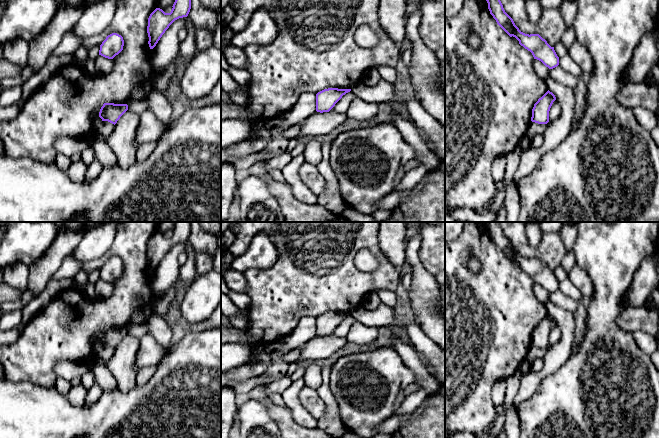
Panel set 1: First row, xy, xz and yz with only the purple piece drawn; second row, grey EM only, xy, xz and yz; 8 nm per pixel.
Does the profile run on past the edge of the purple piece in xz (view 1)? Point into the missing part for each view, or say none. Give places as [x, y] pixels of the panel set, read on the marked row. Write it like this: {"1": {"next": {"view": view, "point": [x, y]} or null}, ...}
{"1": {"next": null}}

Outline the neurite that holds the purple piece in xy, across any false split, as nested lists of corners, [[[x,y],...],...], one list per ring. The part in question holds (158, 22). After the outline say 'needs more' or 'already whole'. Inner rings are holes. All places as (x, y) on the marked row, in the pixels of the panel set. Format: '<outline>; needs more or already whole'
[[[175,0],[170,13],[156,8],[148,18],[147,33],[149,47],[153,49],[169,26],[177,19],[187,17],[191,9],[191,0]]]; already whole

